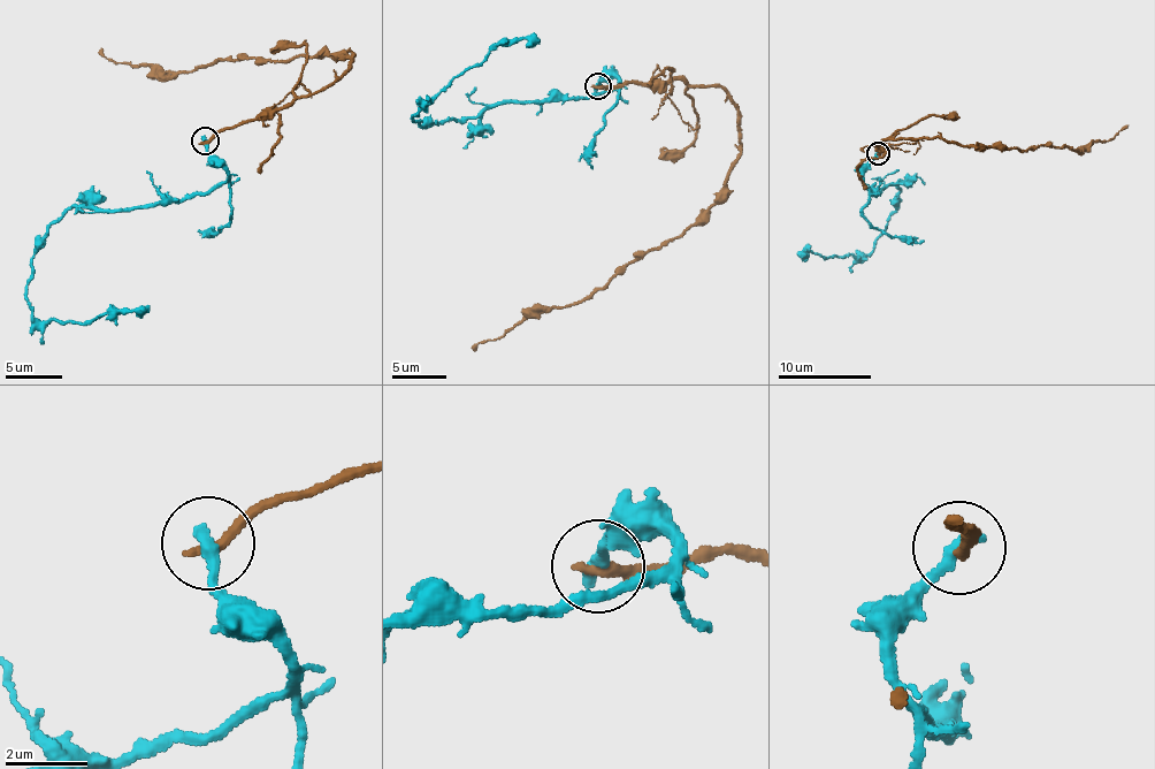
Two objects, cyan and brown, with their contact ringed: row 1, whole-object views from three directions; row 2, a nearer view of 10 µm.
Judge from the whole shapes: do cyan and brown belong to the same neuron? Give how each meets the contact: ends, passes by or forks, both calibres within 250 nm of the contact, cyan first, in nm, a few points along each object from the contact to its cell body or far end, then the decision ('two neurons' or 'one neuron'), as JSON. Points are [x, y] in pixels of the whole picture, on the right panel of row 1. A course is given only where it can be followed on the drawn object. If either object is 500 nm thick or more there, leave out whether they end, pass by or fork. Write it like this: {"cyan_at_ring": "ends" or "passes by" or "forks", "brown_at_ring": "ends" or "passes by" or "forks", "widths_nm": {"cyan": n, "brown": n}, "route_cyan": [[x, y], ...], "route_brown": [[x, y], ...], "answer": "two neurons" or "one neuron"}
{"cyan_at_ring": "ends", "brown_at_ring": "ends", "widths_nm": {"cyan": 360, "brown": 300}, "route_cyan": [[878, 153], [864, 176], [867, 189], [873, 193], [899, 180], [899, 208], [867, 254], [827, 259], [804, 253]], "route_brown": [[878, 153], [874, 145], [881, 142], [905, 138], [1017, 150], [1049, 143], [1081, 151], [1129, 124]], "answer": "two neurons"}

